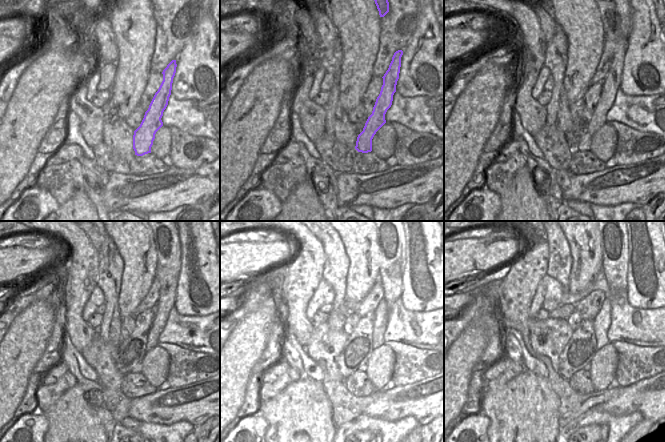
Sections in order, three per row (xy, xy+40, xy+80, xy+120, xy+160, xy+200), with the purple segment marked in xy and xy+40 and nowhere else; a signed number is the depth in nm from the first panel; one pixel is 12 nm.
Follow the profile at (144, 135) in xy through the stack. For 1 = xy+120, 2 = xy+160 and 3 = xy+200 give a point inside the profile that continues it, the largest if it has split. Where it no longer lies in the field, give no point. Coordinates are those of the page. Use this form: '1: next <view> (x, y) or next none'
1: next xy+120 (167, 241)
2: next xy+160 (391, 241)
3: next xy+200 (615, 241)

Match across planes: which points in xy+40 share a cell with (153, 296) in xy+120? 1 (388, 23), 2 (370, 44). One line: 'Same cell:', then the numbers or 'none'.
Same cell: 1

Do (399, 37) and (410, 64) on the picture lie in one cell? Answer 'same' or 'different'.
different

